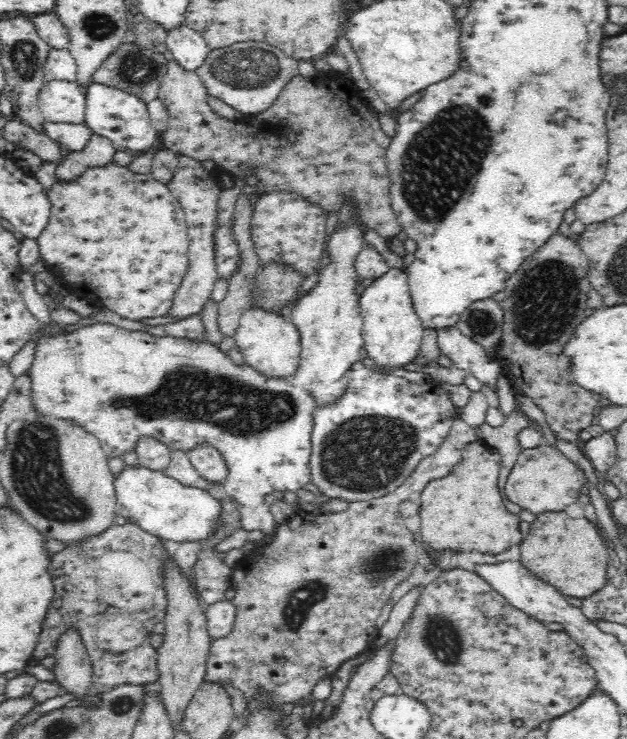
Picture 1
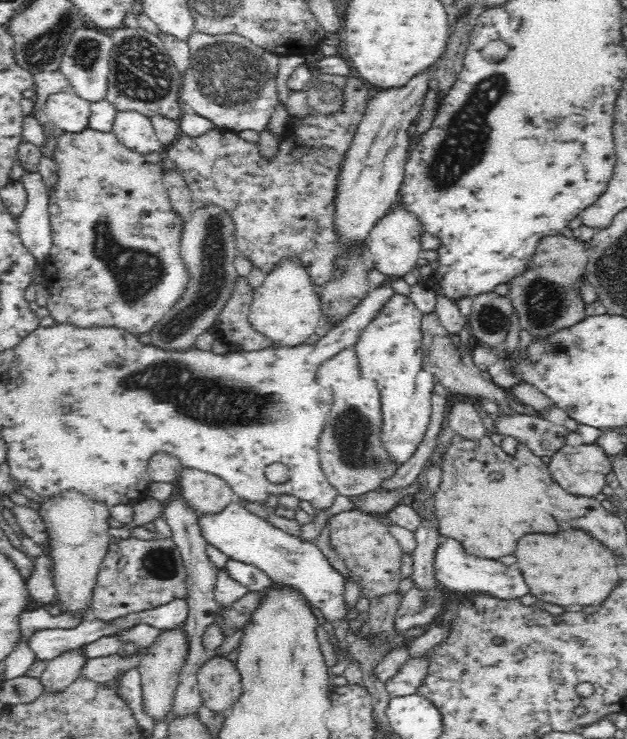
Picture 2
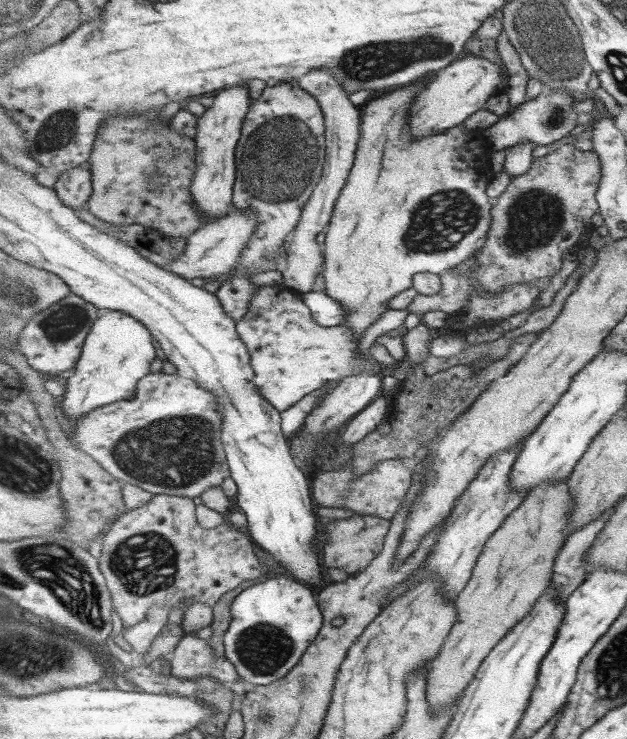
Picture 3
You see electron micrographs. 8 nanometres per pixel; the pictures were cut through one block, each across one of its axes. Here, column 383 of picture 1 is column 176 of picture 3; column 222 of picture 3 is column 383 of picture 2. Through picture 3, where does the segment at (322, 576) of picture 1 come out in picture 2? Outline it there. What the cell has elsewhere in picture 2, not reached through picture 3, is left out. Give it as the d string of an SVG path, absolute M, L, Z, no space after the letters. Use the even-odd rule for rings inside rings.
M354 508L334 513L329 526L329 538L334 552L340 556L349 574L363 582L359 586L362 590L359 596L368 600L385 597L398 590L398 583L402 578L400 566L403 550L398 539L390 533L388 525L379 521L376 515Z

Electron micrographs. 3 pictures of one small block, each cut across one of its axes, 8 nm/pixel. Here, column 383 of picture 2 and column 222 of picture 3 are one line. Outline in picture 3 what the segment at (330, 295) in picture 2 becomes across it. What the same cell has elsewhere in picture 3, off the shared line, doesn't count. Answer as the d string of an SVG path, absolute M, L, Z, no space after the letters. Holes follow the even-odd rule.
M246 83L233 85L227 89L219 91L214 97L213 106L205 110L203 115L196 121L196 147L197 168L193 177L192 192L193 198L198 200L198 206L207 221L219 220L225 218L231 212L234 204L234 192L236 179L236 156L237 145L242 138L245 117L248 116L249 109L252 106L252 95L249 92L249 86Z

